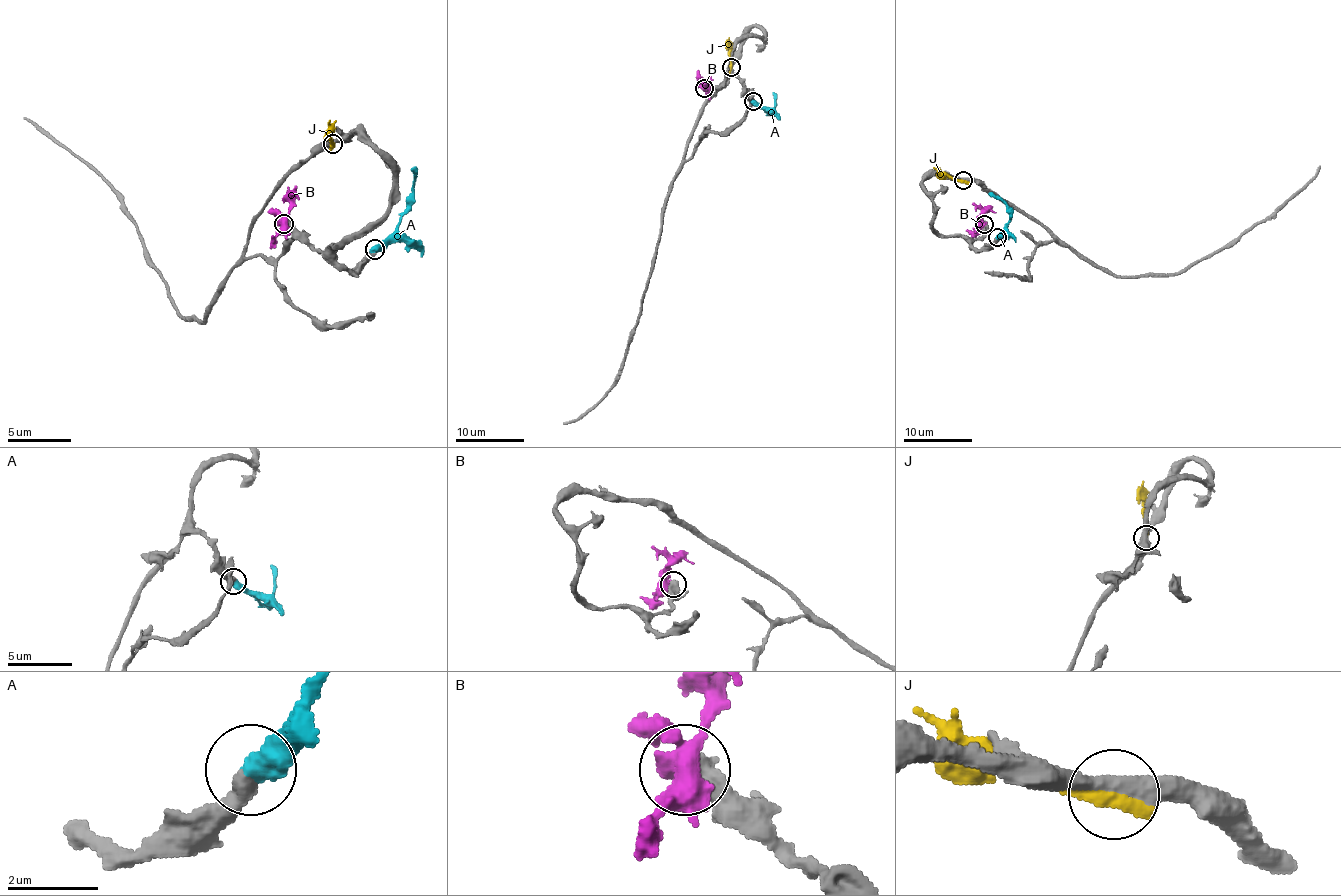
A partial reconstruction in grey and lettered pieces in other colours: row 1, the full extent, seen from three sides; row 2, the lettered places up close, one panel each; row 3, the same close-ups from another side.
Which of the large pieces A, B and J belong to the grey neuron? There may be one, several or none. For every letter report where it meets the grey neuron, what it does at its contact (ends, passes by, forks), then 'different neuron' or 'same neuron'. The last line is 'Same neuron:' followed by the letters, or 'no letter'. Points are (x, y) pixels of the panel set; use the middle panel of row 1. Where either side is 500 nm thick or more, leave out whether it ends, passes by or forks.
A: meets grey at (753, 101); same neuron
B: meets grey at (704, 88); different neuron
J: meets grey at (731, 67); it ends there; different neuron
Same neuron: A

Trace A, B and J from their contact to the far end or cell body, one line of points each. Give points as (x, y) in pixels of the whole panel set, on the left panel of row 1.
A: (373, 248), (399, 223), (415, 178), (412, 169)
B: (284, 223), (290, 213), (290, 200), (297, 184)
J: (332, 143), (329, 121)

